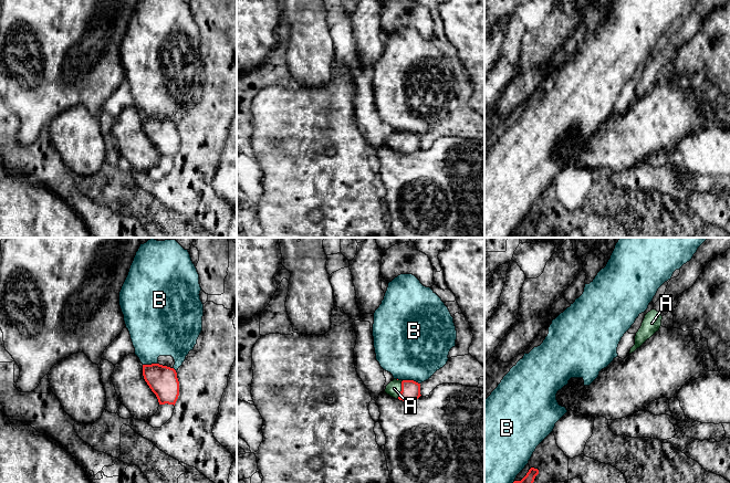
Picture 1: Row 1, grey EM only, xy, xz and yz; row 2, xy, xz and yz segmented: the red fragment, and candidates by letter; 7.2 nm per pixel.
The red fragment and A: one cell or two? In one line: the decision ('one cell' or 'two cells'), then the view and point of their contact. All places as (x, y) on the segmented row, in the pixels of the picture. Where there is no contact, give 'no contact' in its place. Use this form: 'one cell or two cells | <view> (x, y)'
one cell | xz (402, 389)

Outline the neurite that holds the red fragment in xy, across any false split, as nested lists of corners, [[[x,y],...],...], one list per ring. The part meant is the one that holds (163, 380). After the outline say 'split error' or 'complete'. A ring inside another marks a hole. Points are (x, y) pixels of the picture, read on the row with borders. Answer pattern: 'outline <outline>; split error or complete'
outline [[[159,364],[143,365],[143,376],[159,405],[174,405],[179,396],[179,381],[174,368]]]; complete

